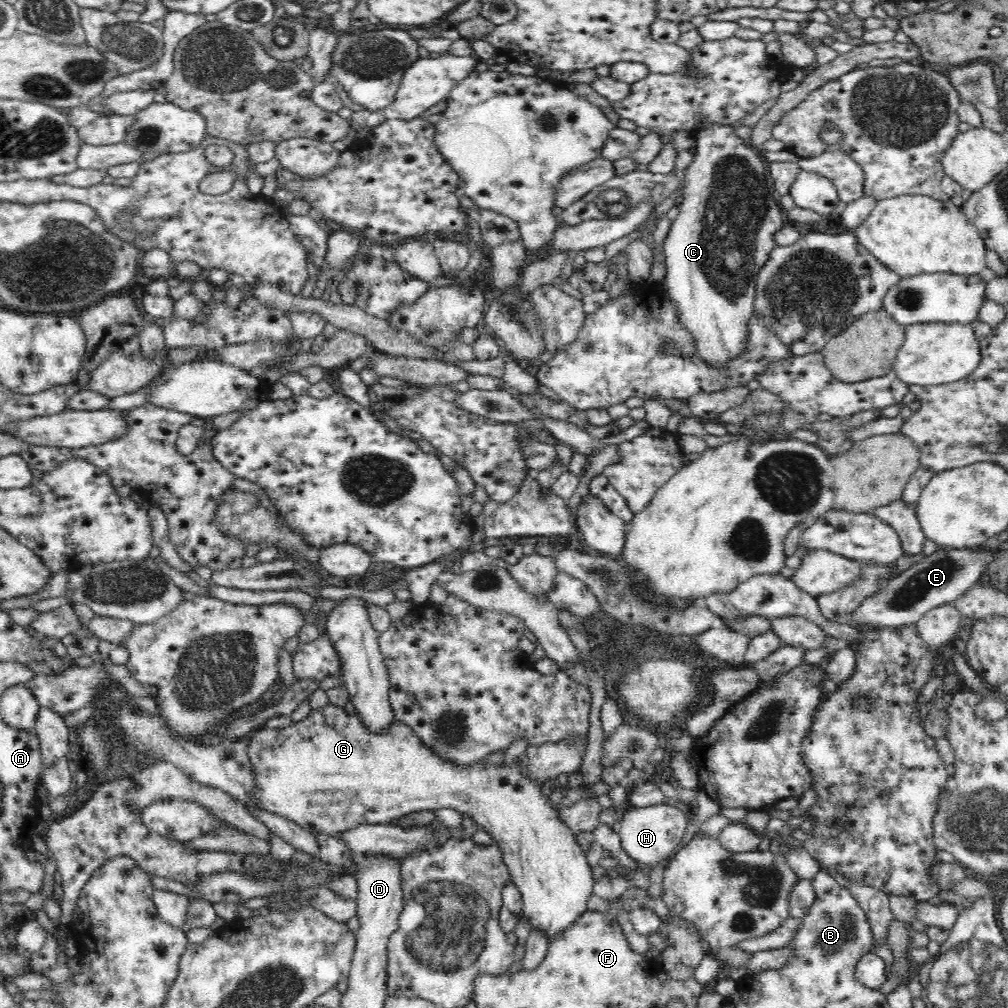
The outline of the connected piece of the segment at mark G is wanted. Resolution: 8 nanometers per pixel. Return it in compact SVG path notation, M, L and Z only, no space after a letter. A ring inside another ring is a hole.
M326 704L324 708L318 708L318 710L312 710L308 717L301 722L292 723L288 728L268 729L262 728L254 730L254 732L248 735L248 756L252 763L252 779L256 786L252 788L252 798L255 804L261 806L262 810L267 810L274 814L286 817L292 822L298 823L306 832L310 834L325 834L326 836L334 836L340 832L346 832L350 828L358 828L360 824L388 824L390 820L394 818L402 818L412 812L438 810L438 808L454 808L461 816L470 816L478 824L479 828L484 829L495 840L494 844L501 849L502 860L508 867L511 874L511 882L513 882L518 890L521 892L523 906L521 914L524 914L524 918L540 930L544 930L546 939L550 942L552 939L557 938L562 932L566 932L574 923L577 922L579 916L586 911L586 902L590 894L593 893L593 886L595 883L592 877L592 867L588 865L586 861L586 852L578 845L576 835L570 831L570 827L563 826L562 821L558 819L560 816L560 810L554 806L550 806L548 797L541 794L541 786L535 784L531 778L527 778L524 772L524 764L526 764L526 755L521 755L517 762L500 765L495 767L487 767L486 771L492 771L496 780L488 780L488 782L498 782L498 784L490 784L494 788L494 792L484 792L478 784L478 778L474 778L474 767L460 767L454 766L454 763L446 759L442 759L440 755L434 755L434 751L430 751L430 747L426 747L426 744L422 743L418 736L414 735L414 731L410 730L406 724L402 724L396 721L393 727L386 728L380 735L374 734L374 731L366 730L363 727L363 721L359 719L356 714L348 714L343 707L335 706L334 704Z

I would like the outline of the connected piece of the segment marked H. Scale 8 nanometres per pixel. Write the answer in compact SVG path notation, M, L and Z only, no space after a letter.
M664 802L642 808L631 807L619 819L621 821L621 829L619 830L621 845L629 854L632 863L642 862L653 865L673 856L680 848L680 842L682 842L682 836L686 832L690 815L687 810Z

